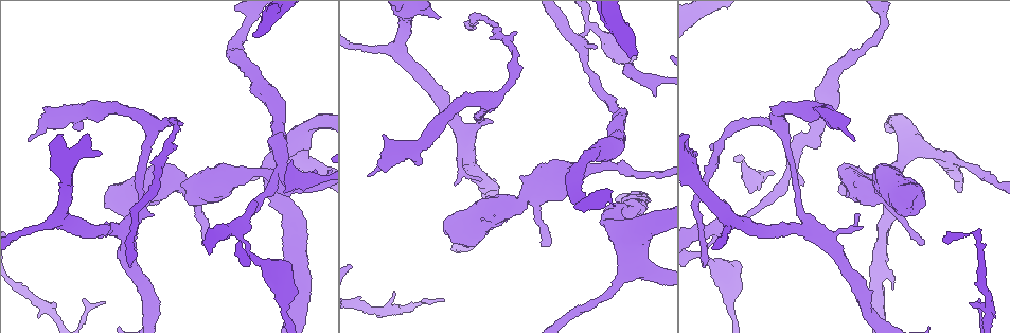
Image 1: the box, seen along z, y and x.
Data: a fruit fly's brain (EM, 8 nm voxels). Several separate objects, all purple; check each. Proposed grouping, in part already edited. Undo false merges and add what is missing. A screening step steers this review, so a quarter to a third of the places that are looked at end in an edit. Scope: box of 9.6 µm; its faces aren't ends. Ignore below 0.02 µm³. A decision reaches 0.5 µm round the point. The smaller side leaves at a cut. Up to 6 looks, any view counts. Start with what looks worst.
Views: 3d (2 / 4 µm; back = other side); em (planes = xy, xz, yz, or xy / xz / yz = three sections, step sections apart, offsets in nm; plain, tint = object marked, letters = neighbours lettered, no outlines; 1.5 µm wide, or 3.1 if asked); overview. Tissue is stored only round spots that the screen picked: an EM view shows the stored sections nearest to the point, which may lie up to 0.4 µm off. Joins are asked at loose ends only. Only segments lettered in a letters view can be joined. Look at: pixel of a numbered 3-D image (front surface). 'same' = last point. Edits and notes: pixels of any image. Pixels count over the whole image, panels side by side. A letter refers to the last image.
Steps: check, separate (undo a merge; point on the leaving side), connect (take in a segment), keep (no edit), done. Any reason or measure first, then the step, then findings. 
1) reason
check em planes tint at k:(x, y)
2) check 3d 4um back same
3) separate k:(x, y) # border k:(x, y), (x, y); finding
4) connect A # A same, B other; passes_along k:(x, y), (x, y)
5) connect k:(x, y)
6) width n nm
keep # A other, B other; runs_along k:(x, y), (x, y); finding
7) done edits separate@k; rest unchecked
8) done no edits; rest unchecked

check 3d 2um at 1:(293, 160)

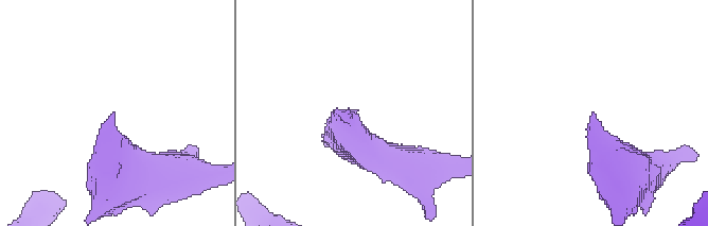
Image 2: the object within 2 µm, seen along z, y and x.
check em xy step 8 letters at 2:(114, 112)

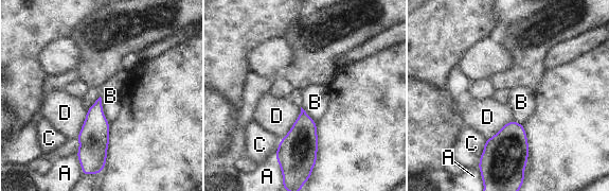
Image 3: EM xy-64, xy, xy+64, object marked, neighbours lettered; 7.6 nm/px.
keep # A other, B other, C other, D other; border 3:(100, 96), (103, 115), (109, 123); none of them fits

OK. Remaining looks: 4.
an open end
check 3d 4um at 1:(705, 266)

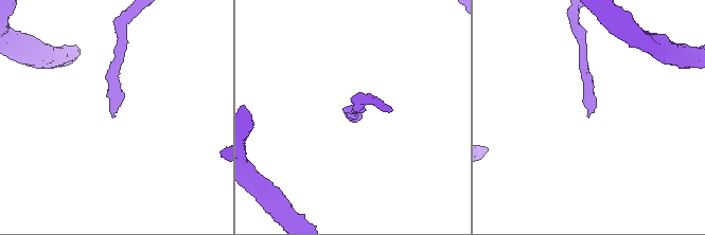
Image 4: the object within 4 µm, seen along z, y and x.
check em xy step 4 letters at 4:(588, 117)

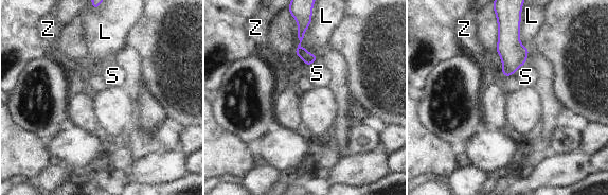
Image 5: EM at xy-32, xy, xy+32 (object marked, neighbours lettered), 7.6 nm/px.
cut it another way
check em planes letters same

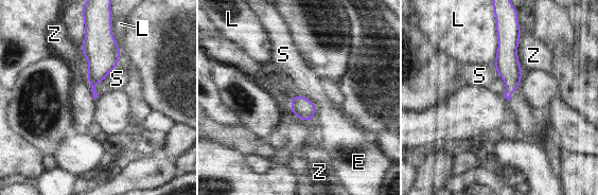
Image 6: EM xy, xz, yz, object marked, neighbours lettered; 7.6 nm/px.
keep # E other, L other, S other, Z other; no lettered segment goes on from it

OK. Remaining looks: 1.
done no edits; rest unchecked

